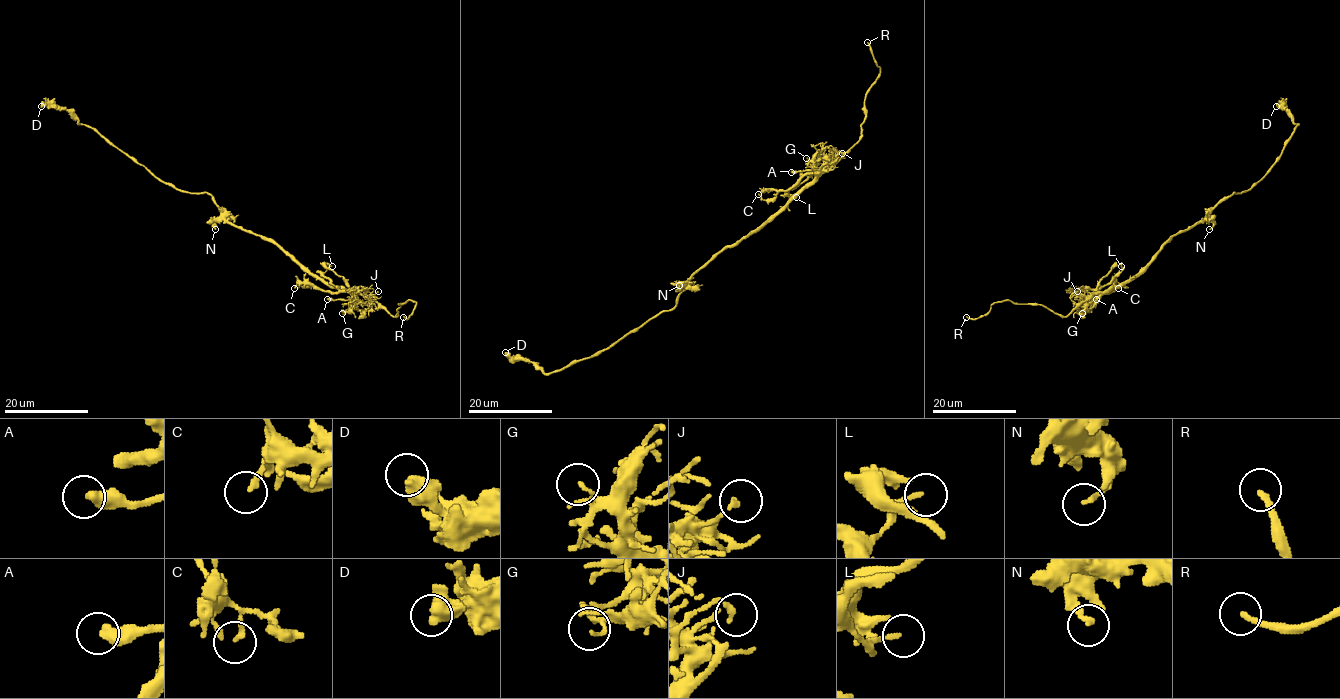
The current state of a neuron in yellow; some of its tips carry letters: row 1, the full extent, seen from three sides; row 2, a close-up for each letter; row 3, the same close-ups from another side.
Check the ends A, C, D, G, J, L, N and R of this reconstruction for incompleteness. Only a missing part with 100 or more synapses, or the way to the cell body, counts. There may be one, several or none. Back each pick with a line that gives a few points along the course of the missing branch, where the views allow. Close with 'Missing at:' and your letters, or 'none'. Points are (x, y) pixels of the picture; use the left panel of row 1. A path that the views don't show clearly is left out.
R: Course of what is missing: (403, 317), (400, 312), (396, 320), (389, 367)
Missing at: R

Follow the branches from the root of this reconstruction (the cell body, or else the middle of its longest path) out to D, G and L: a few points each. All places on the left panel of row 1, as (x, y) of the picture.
D: (261, 236), (231, 224), (207, 193), (180, 191), (161, 182), (96, 131), (80, 124), (66, 110), (41, 106)
G: (261, 236), (271, 239), (311, 272), (347, 291), (353, 298), (353, 303), (342, 313)
L: (261, 236), (271, 239), (311, 272), (351, 292), (340, 291), (323, 275), (332, 266)

